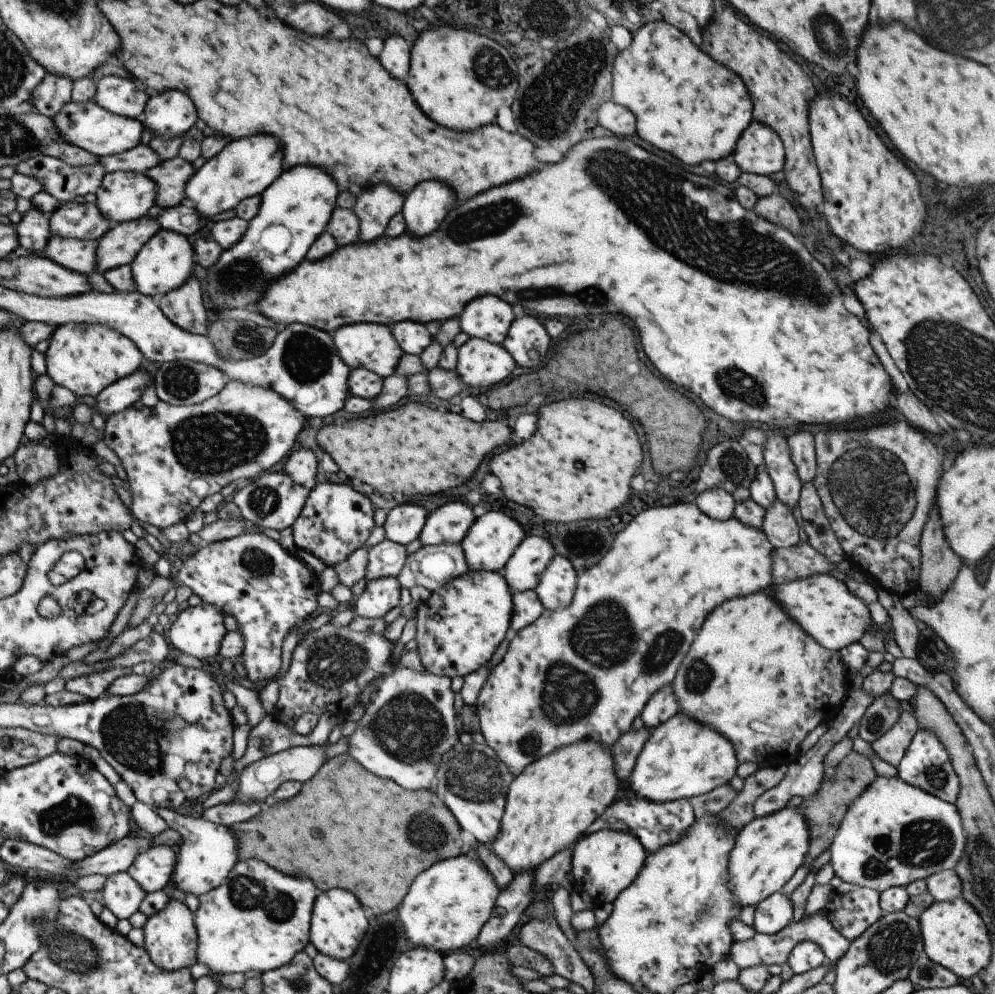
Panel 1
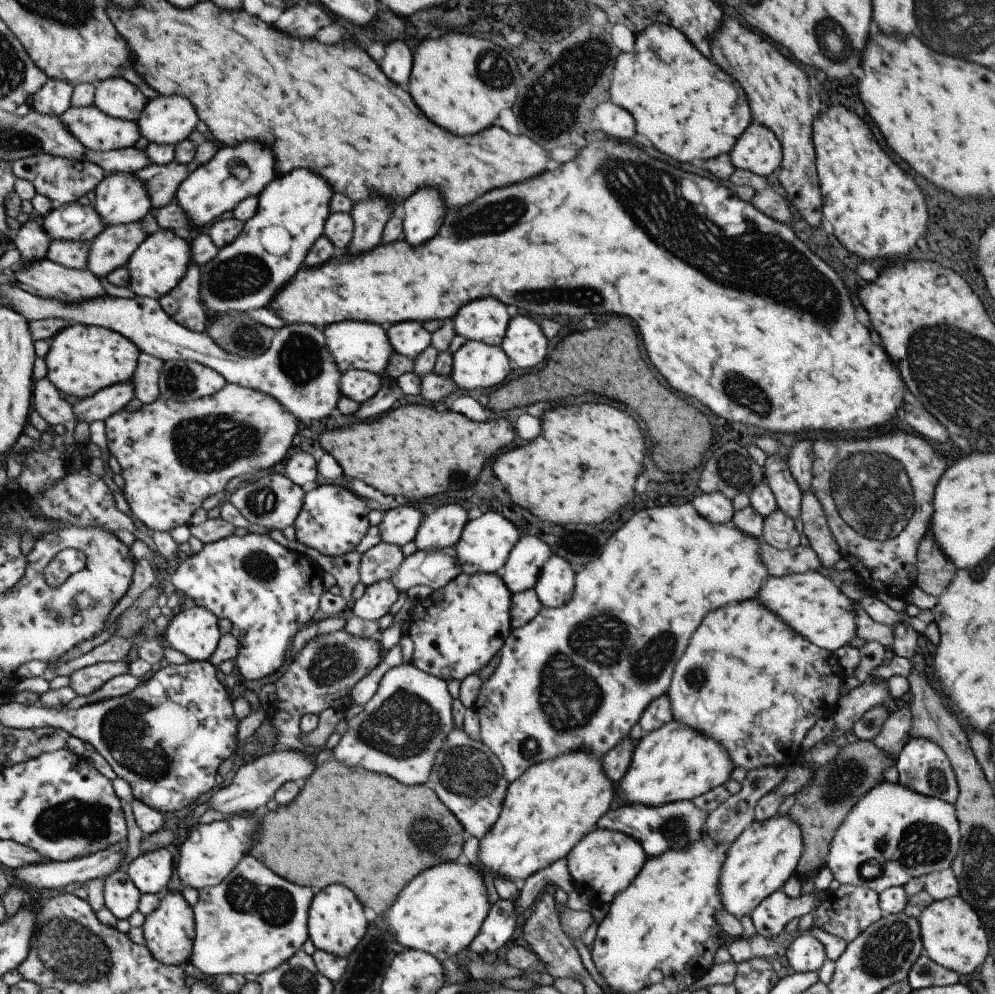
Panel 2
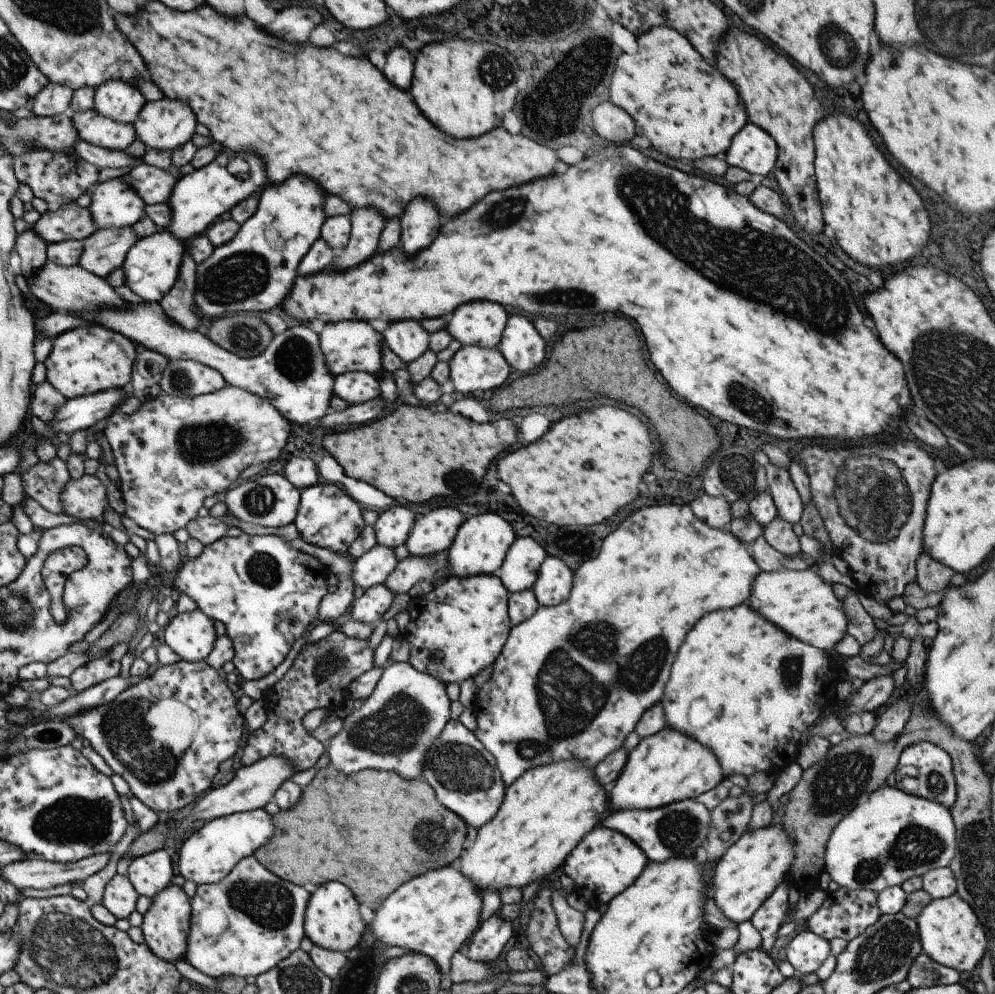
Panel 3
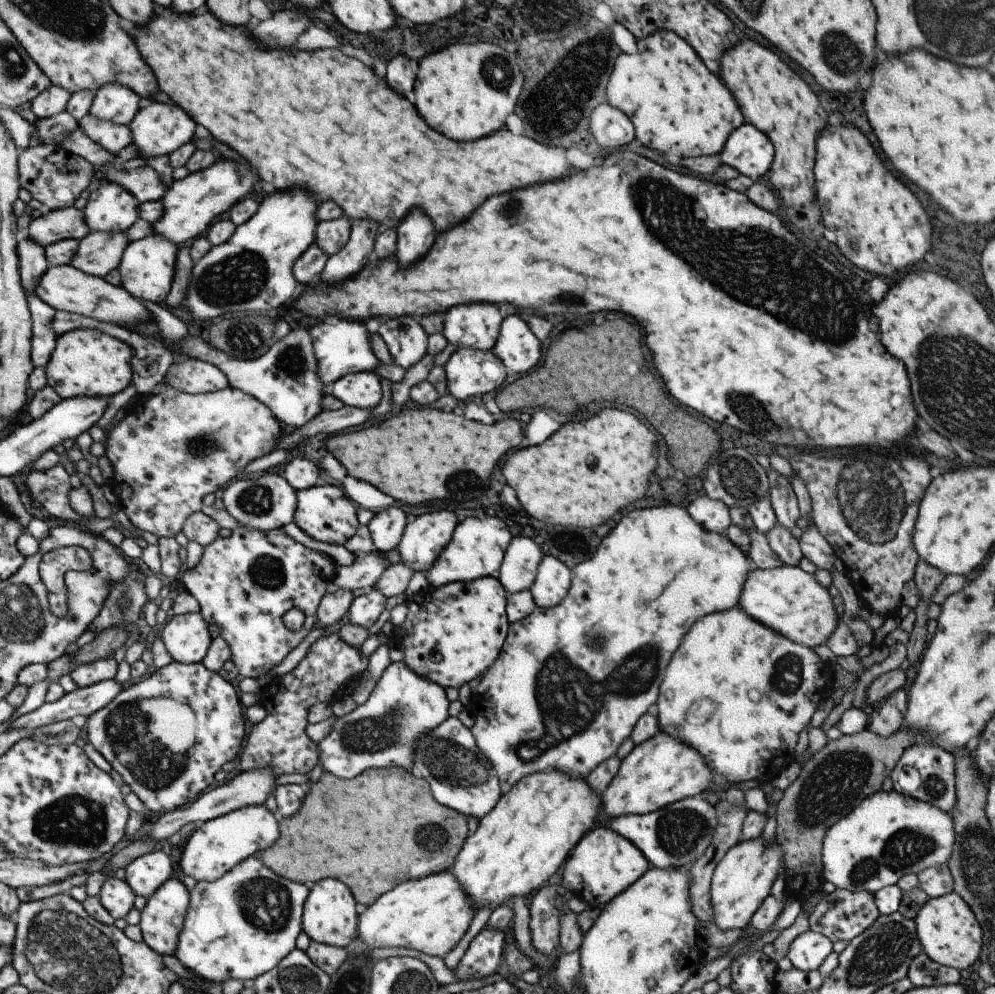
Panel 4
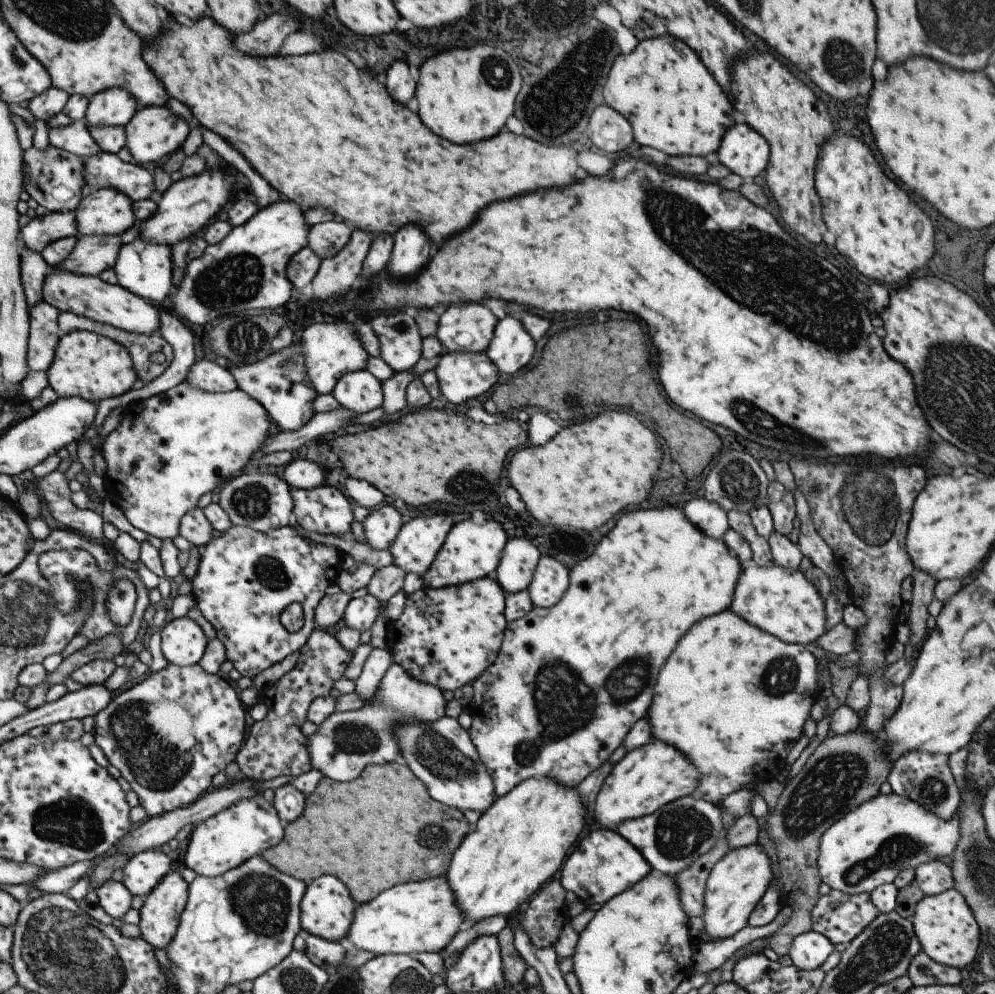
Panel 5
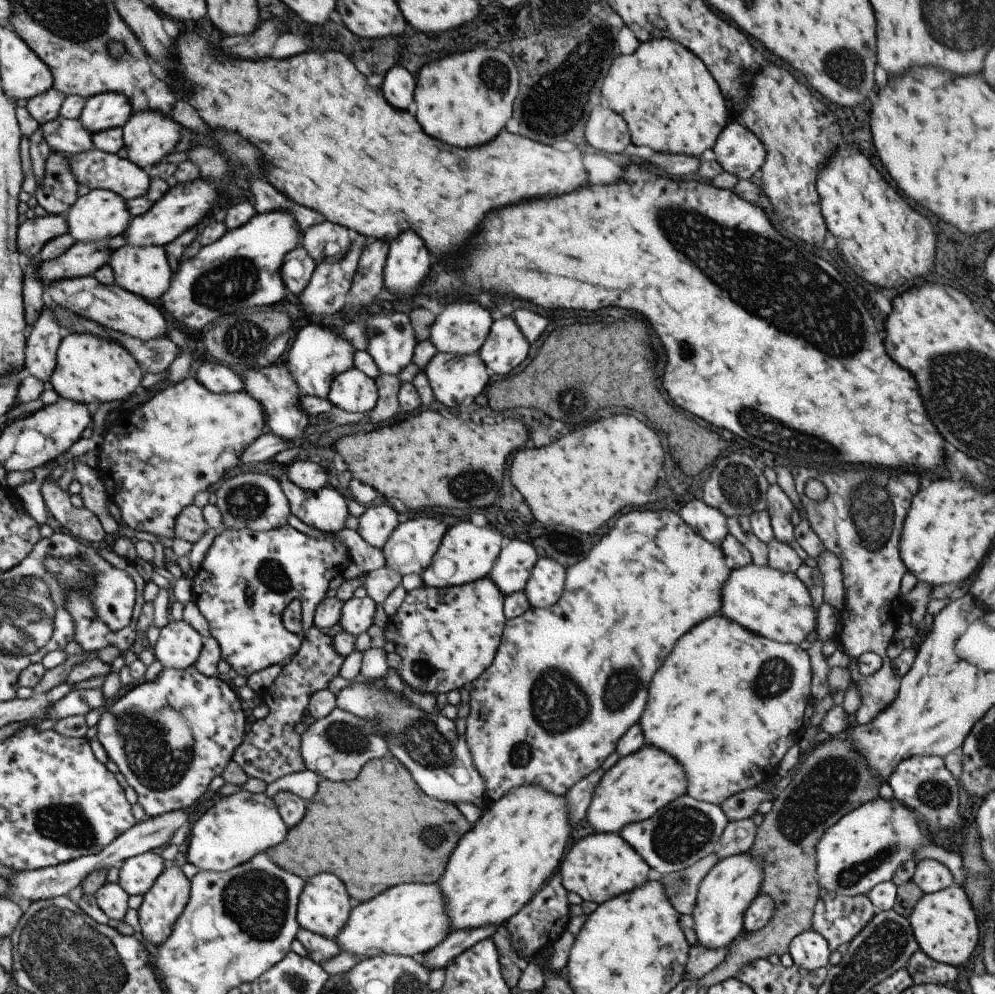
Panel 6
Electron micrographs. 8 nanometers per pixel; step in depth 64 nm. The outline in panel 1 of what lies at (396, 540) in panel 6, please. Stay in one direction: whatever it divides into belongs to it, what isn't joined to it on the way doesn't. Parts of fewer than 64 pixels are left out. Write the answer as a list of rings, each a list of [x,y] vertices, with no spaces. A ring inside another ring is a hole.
[[[447,502],[428,512],[418,539],[423,545],[460,543],[476,517],[467,504]]]

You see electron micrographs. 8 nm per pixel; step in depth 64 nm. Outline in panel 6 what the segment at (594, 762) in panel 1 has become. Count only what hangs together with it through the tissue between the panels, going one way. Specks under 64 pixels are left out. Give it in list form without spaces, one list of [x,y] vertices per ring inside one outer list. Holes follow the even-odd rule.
[[[535,784],[519,786],[497,802],[488,804],[471,830],[457,840],[457,845],[445,866],[445,872],[437,882],[445,902],[445,916],[449,918],[449,932],[471,930],[481,926],[497,928],[504,925],[531,900],[537,890],[558,869],[571,829],[571,824],[567,820],[565,798],[549,794],[547,790]]]

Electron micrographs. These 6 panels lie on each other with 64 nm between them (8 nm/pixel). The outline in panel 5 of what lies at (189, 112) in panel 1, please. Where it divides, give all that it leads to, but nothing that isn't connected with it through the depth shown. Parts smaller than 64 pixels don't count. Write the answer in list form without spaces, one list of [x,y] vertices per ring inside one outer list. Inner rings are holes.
[[[147,106],[143,109],[137,109],[124,127],[124,146],[129,150],[135,164],[157,162],[163,156],[175,153],[180,149],[190,129],[191,127],[187,126],[185,120],[173,116],[166,107]]]

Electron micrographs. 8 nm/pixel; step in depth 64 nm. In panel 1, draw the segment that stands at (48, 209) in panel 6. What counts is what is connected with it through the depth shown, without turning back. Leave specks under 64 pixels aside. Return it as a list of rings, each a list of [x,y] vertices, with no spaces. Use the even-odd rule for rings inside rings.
[[[35,155],[16,164],[14,170],[41,182],[42,190],[56,198],[58,204],[89,192],[95,194],[105,173],[98,164],[74,167],[47,155]]]

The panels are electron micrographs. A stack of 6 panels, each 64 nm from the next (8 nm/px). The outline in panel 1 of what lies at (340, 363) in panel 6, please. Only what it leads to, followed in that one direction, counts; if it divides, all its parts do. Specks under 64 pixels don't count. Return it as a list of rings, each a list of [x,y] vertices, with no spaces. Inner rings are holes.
[[[349,324],[336,328],[332,333],[334,347],[339,358],[350,368],[363,367],[379,376],[386,377],[395,373],[399,359],[402,358],[399,345],[391,334],[390,327],[382,324]]]

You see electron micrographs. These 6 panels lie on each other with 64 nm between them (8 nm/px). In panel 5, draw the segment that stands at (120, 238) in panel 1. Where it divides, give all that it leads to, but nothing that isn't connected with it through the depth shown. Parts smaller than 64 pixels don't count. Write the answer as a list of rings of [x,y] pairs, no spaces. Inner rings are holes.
[[[80,236],[73,246],[73,250],[55,266],[48,266],[50,270],[63,270],[81,276],[99,277],[101,272],[112,268],[121,248],[120,236]]]

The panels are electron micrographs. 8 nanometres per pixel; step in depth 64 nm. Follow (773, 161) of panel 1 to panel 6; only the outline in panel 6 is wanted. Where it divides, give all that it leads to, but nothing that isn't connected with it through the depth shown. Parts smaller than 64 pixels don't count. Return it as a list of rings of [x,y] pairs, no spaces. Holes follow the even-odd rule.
[[[739,121],[727,122],[711,149],[723,171],[738,179],[751,178],[766,158],[763,143]]]

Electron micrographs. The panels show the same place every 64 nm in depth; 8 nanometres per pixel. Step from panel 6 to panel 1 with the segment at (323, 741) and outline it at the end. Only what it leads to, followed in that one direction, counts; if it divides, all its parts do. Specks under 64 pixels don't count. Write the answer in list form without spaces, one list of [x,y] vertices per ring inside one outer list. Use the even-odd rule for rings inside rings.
[[[403,667],[395,668],[390,675],[382,678],[376,684],[376,689],[373,691],[370,701],[364,706],[362,717],[356,722],[358,727],[353,731],[353,734],[350,734],[348,737],[345,736],[349,744],[349,748],[347,752],[345,752],[345,755],[351,756],[351,758],[355,759],[363,768],[369,770],[369,772],[373,772],[373,774],[377,774],[377,776],[391,778],[391,780],[397,778],[395,784],[399,784],[399,786],[405,788],[405,790],[427,790],[434,793],[433,790],[430,789],[432,788],[432,783],[434,782],[441,759],[443,758],[443,755],[458,742],[458,733],[455,731],[455,710],[453,709],[453,698],[455,698],[455,696],[453,696],[454,692],[451,691],[451,688],[449,687],[449,682],[451,682],[451,679],[448,679],[447,676],[418,673]]]

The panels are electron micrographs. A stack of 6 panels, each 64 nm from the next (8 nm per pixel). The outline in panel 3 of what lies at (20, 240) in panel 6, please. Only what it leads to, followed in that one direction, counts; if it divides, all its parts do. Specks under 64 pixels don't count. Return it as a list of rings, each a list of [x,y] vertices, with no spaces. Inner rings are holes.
[[[75,202],[64,204],[54,211],[45,211],[31,225],[45,242],[79,241],[93,234],[97,228],[87,207],[78,206]]]

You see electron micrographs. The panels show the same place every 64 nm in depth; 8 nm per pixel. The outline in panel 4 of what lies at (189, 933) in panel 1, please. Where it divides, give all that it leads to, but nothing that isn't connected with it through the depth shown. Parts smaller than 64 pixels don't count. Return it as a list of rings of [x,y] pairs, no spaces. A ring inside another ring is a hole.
[[[169,878],[165,880],[152,896],[146,899],[143,910],[139,912],[139,929],[141,930],[142,942],[160,956],[172,956],[177,946],[177,936],[183,926],[183,918],[187,912],[189,901],[188,892],[182,882]]]

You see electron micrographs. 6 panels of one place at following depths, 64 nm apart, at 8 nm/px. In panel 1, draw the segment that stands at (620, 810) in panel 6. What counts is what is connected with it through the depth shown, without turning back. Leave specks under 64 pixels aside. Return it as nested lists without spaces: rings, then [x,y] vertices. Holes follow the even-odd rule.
[[[681,711],[651,729],[629,776],[635,796],[653,802],[687,799],[727,784],[735,775],[734,746],[710,726],[693,720]]]

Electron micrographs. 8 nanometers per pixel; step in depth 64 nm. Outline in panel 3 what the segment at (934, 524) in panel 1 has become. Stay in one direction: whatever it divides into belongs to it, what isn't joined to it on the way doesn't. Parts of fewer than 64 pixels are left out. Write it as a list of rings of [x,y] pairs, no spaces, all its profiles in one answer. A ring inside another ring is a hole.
[[[923,550],[918,554],[916,563],[916,583],[919,585],[919,588],[926,593],[939,593],[946,588],[946,585],[949,582],[955,572],[953,572],[948,566],[945,566],[941,561],[935,560],[927,551]]]

